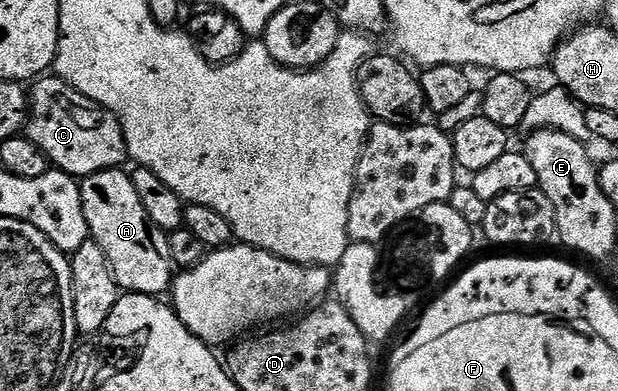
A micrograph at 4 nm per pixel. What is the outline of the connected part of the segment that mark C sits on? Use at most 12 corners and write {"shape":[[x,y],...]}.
{"shape":[[55,76],[32,88],[26,137],[83,180],[125,165],[110,111]]}

